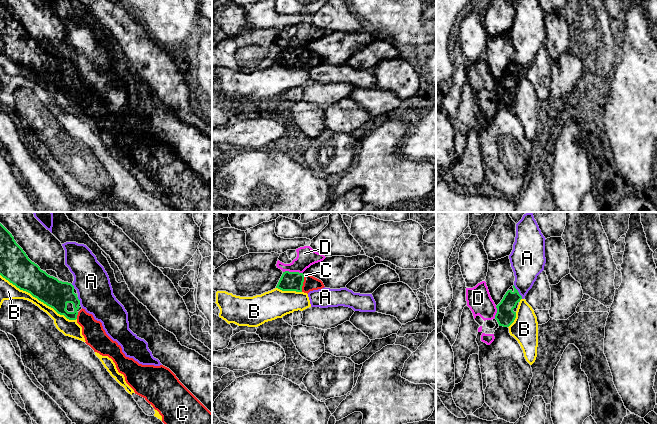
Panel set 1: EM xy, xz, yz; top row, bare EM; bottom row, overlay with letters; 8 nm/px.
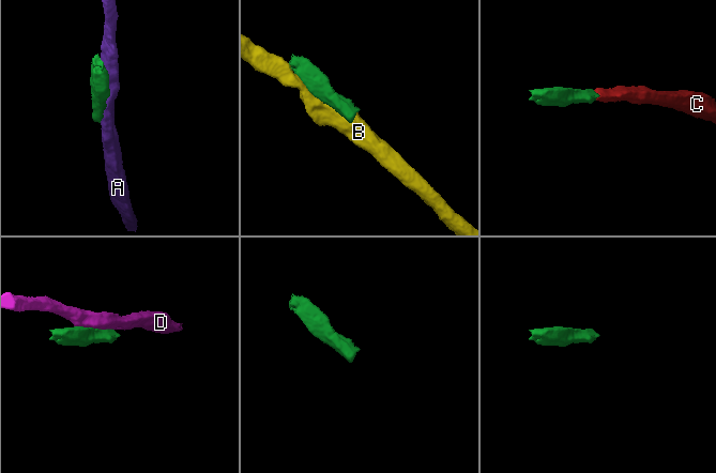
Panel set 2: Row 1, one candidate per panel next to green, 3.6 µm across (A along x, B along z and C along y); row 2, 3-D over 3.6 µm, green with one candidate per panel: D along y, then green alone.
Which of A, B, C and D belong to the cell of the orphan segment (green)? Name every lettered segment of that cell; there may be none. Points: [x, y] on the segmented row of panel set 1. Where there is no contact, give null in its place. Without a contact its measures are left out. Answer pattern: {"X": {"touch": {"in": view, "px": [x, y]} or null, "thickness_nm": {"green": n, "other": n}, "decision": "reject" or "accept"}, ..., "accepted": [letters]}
{"A": {"touch": {"in": "yz", "px": [518, 292]}, "thickness_nm": {"green": 160, "other": 260}, "decision": "reject"}, "B": {"touch": {"in": "xy", "px": [38, 299]}, "thickness_nm": {"green": 240, "other": 140}, "decision": "reject"}, "C": {"touch": {"in": "xz", "px": [302, 283]}, "thickness_nm": {"green": 160, "other": 120}, "decision": "accept"}, "D": {"touch": {"in": "xz", "px": [293, 272]}, "thickness_nm": {"green": 160, "other": 160}, "decision": "reject"}, "accepted": ["C"]}

